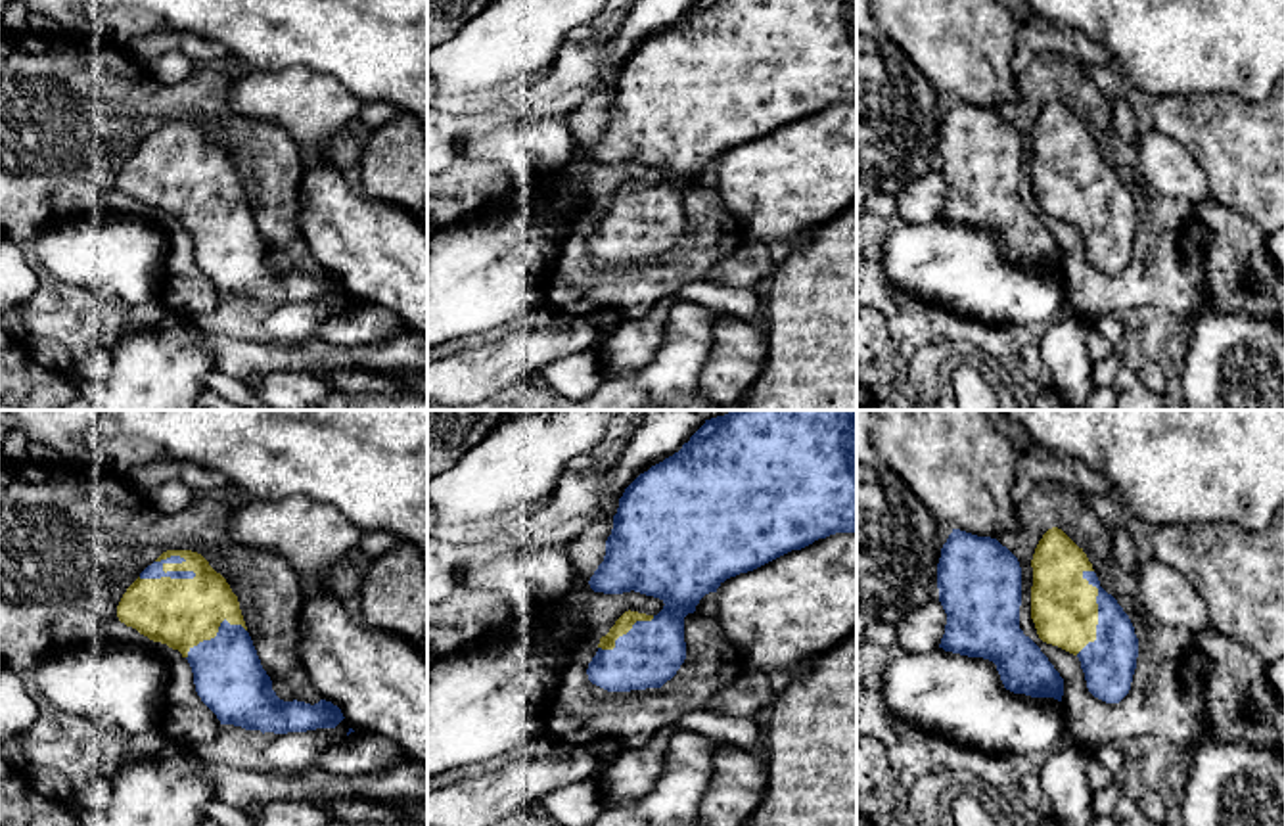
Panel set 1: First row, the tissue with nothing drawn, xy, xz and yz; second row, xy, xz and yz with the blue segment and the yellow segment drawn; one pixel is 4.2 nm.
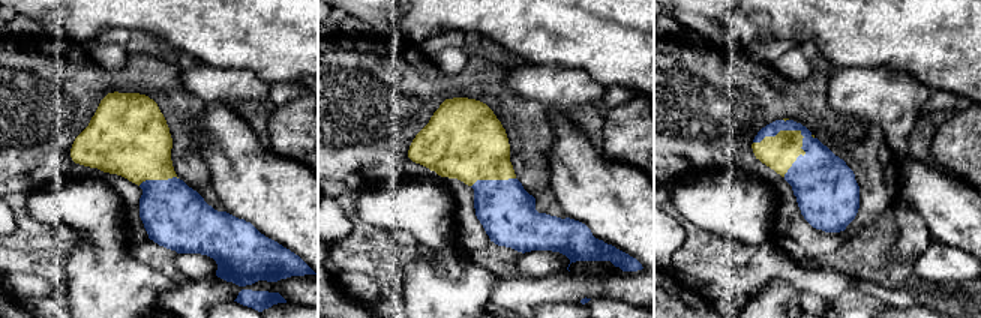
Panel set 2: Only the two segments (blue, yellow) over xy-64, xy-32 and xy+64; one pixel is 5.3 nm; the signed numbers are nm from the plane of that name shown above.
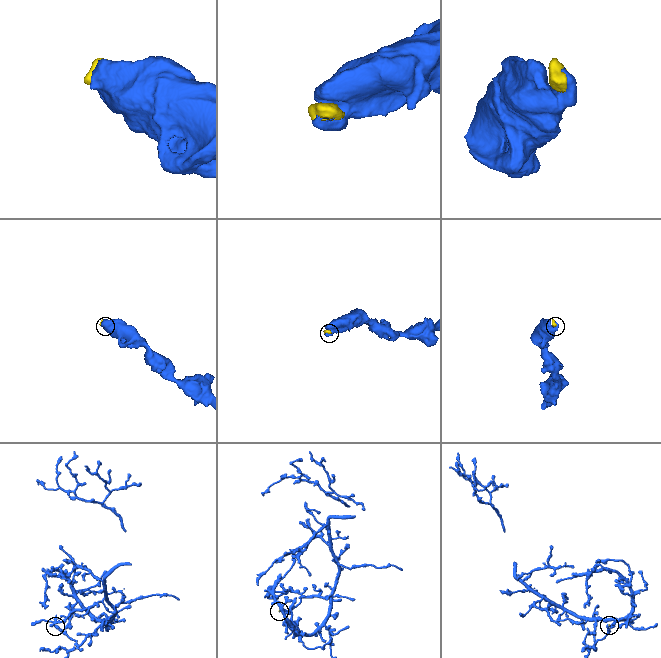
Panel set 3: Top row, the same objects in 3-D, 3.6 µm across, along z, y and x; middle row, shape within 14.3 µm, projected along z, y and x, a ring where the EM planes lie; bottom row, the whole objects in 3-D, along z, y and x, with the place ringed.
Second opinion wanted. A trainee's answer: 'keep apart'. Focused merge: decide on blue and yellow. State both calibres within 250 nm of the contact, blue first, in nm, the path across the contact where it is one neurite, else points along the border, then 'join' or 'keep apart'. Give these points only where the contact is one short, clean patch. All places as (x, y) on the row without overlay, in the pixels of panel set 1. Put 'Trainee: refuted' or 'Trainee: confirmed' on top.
Trainee: refuted
calibres 60 and 280 nm; join

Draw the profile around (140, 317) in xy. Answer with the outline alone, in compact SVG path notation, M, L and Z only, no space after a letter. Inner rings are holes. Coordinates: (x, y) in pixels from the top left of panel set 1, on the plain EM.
M134 305L130 309L121 309L117 318L121 320L121 330L144 332L161 322L163 310L161 305Z

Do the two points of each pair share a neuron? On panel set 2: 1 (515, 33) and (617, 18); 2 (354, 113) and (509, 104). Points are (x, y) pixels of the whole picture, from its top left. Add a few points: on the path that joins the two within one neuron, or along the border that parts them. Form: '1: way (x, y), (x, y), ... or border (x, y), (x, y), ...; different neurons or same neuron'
1: way (540, 18), (591, 18); same neuron
2: way (393, 87), (470, 86); same neuron

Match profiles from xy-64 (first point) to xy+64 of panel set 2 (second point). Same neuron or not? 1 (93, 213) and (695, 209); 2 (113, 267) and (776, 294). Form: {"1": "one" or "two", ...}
{"1": "one", "2": "one"}

